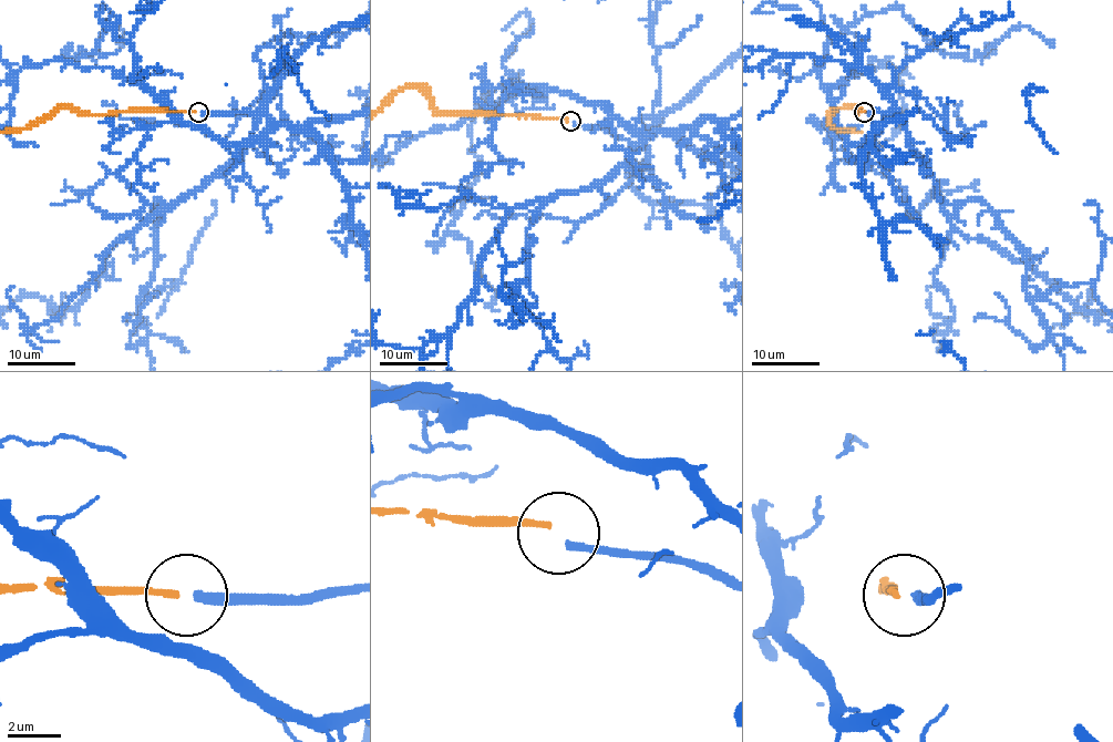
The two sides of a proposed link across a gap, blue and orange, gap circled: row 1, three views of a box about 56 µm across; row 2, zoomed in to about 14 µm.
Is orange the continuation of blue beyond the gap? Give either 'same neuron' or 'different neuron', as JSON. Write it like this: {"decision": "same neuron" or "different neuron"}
{"decision": "different neuron"}

